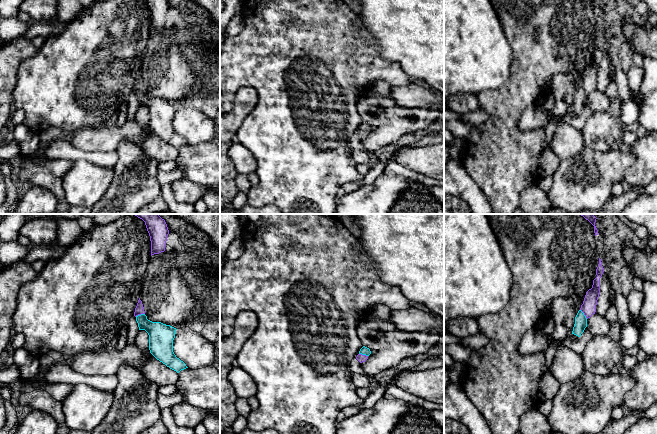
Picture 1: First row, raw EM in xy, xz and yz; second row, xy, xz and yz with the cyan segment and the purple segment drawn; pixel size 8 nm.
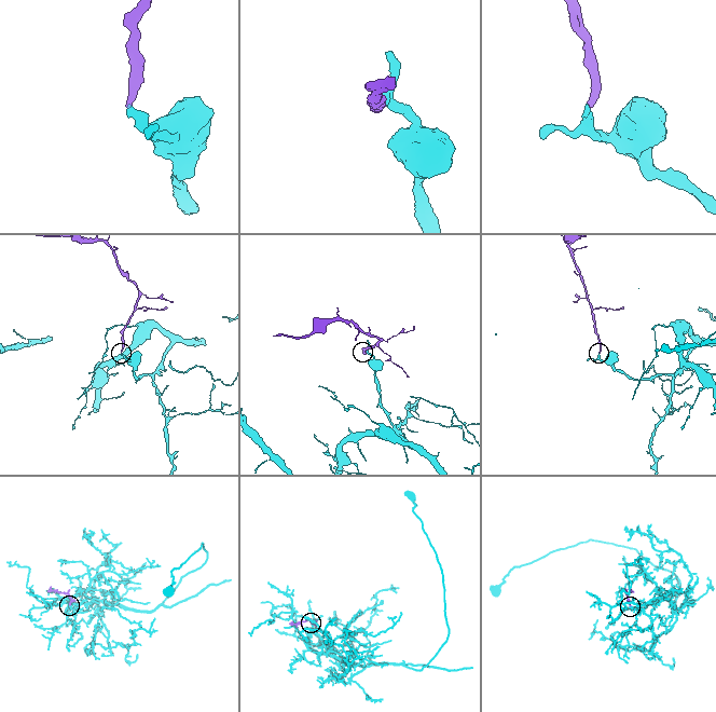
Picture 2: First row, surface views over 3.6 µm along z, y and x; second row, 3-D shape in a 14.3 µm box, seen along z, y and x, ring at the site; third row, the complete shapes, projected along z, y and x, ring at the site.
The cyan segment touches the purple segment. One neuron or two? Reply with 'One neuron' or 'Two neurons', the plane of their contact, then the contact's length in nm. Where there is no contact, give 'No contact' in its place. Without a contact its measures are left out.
One neuron. Touches cyan in xy. Shared border 80 nm

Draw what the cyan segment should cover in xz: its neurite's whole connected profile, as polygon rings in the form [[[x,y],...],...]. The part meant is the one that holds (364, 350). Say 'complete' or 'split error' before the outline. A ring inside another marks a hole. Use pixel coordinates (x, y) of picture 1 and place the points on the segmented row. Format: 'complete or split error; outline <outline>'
split error; outline [[[363,346],[360,351],[359,354],[357,355],[356,359],[362,363],[365,362],[368,359],[368,356],[371,354],[371,351],[369,348]]]

